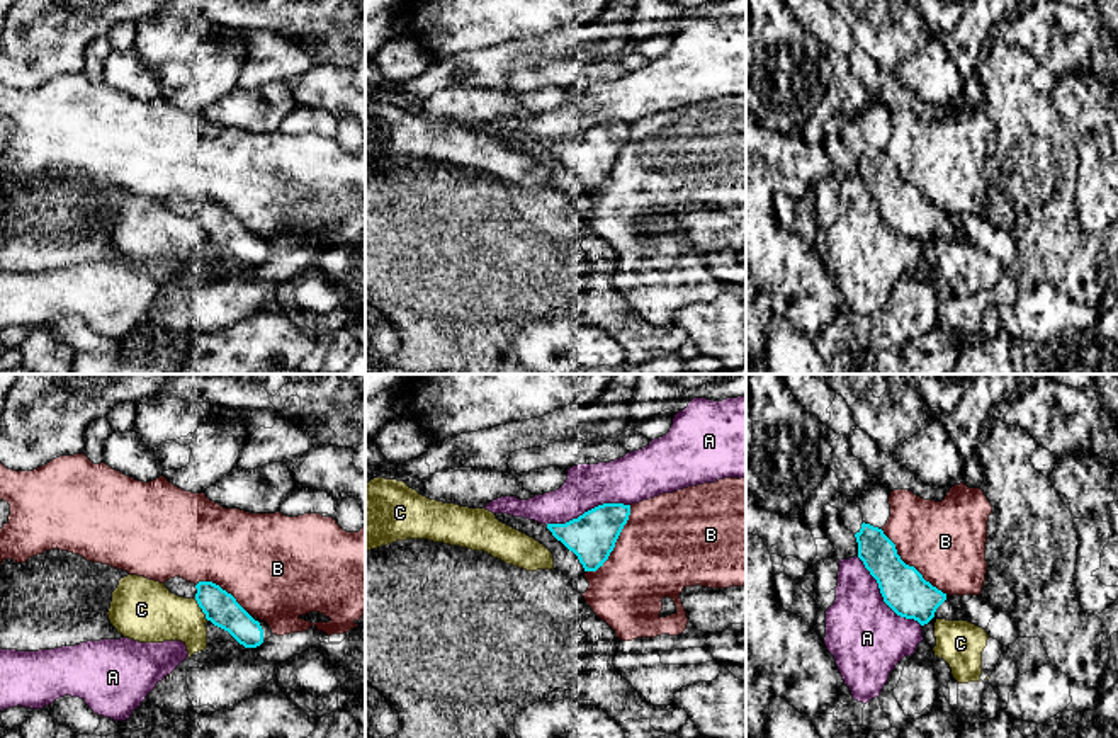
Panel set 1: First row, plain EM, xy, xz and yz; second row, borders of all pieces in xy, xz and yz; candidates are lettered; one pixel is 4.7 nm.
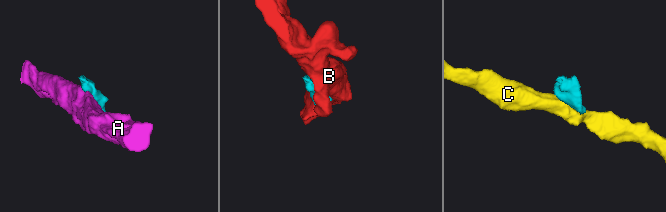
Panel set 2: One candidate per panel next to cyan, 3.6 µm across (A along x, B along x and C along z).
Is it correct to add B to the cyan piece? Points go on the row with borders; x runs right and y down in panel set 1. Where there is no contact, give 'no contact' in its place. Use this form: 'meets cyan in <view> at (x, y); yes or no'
meets cyan in yz at (908, 565); no

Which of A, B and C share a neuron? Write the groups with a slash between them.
A / B / C

